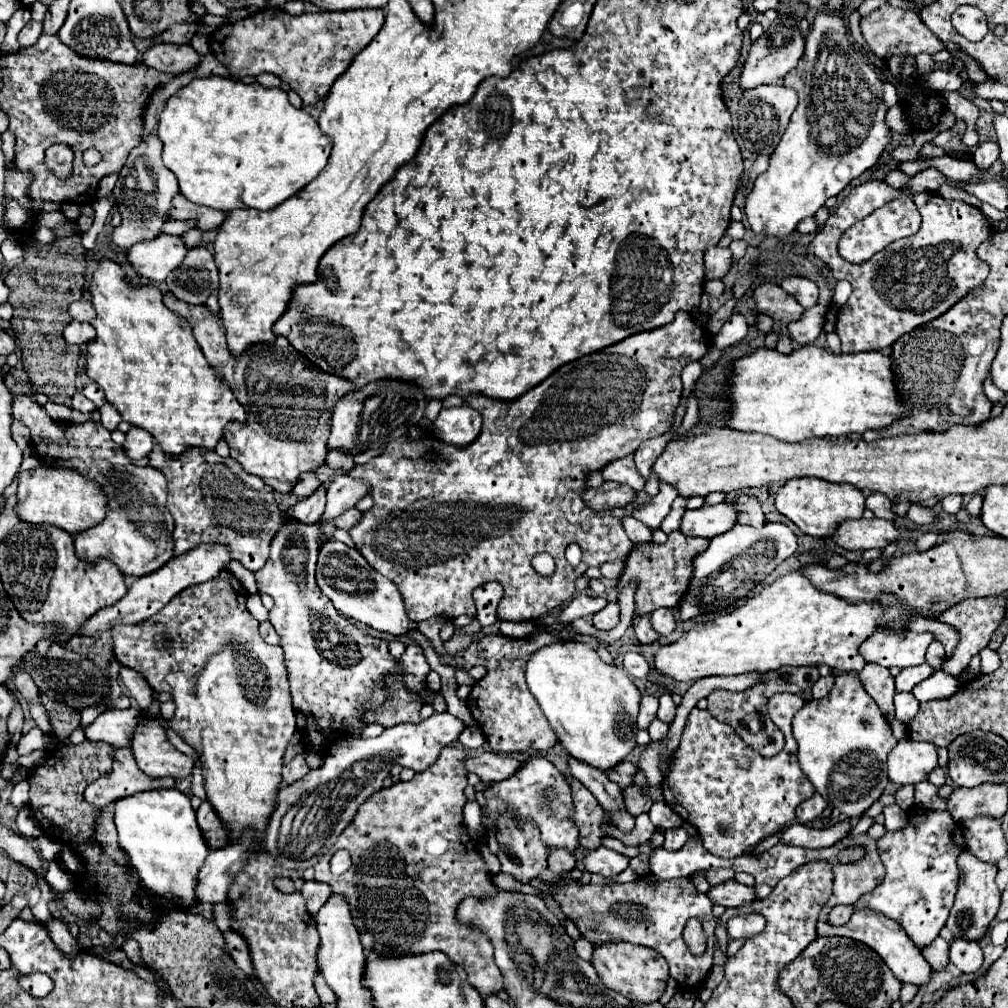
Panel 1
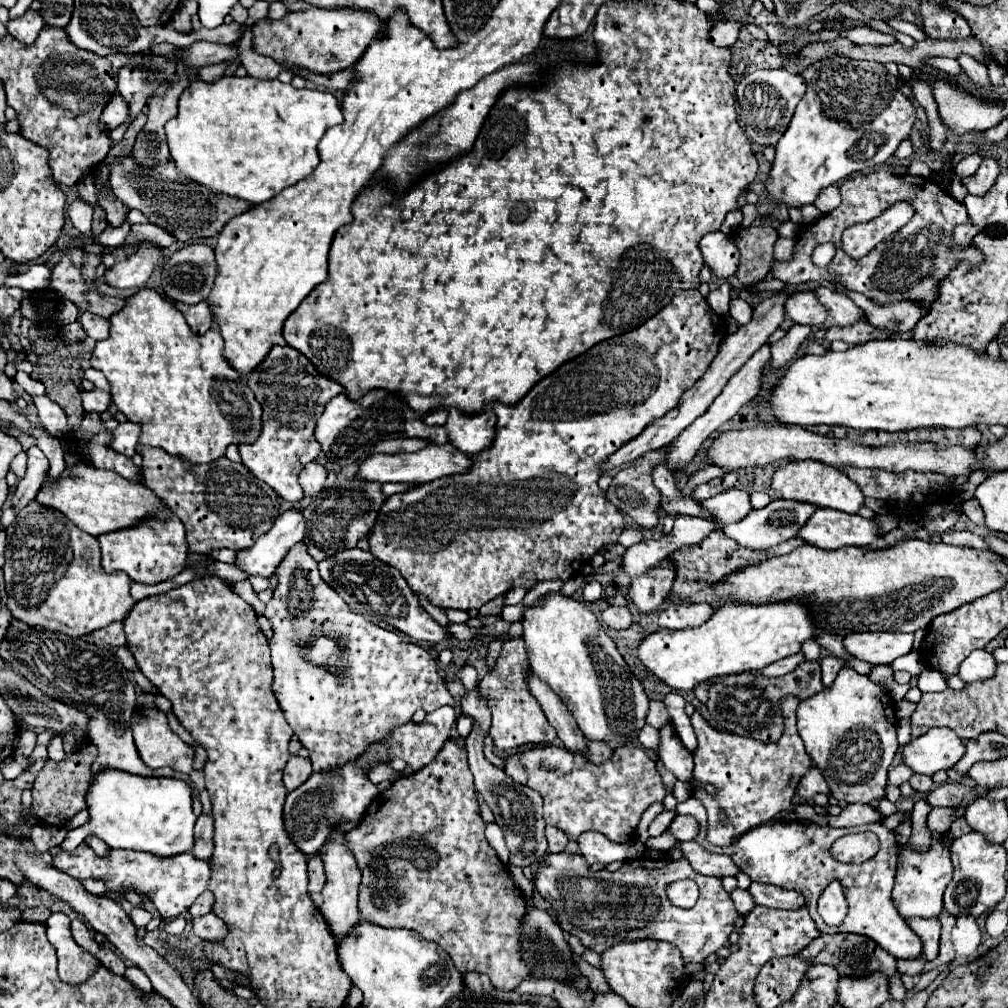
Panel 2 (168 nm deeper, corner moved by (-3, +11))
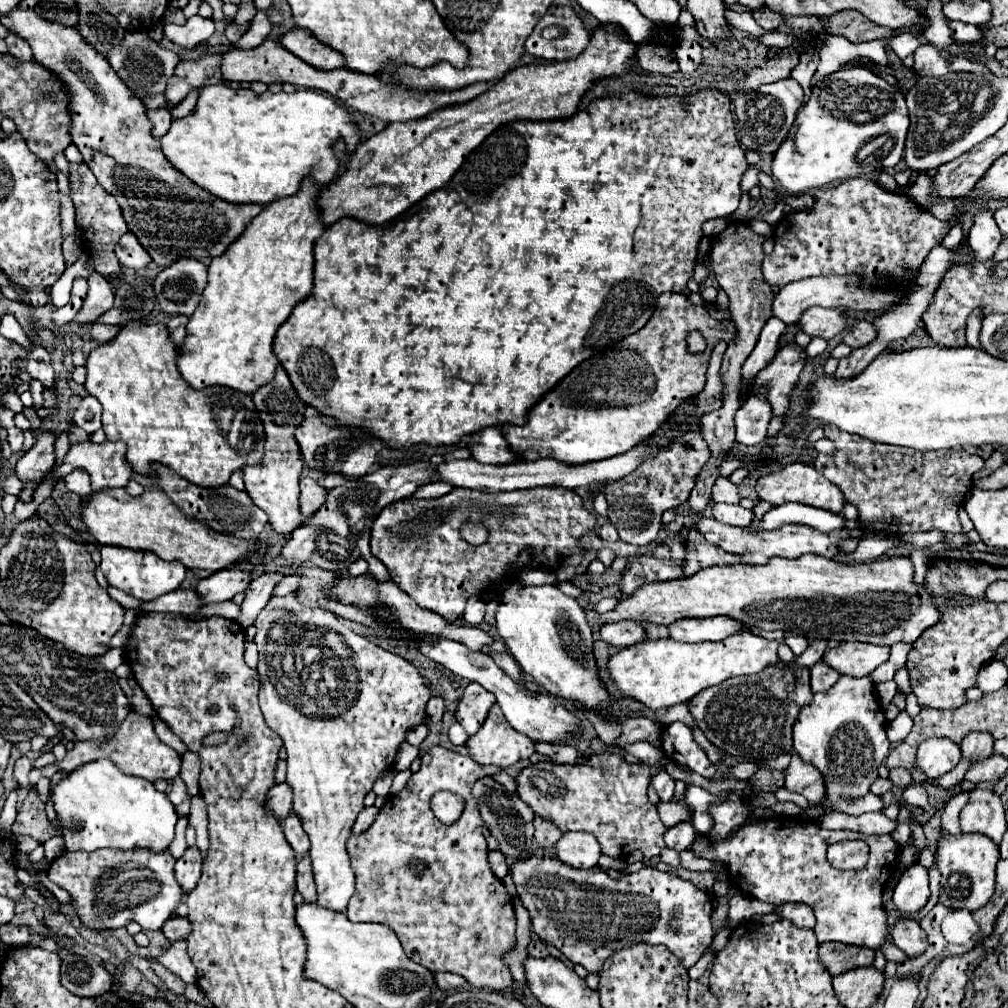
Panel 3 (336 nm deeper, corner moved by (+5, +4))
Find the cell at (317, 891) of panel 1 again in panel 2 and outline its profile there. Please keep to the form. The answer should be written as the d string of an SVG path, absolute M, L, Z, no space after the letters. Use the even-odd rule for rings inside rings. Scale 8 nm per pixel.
M311 856L309 862L309 892L321 892L325 886L325 868L323 868L323 860L319 856Z

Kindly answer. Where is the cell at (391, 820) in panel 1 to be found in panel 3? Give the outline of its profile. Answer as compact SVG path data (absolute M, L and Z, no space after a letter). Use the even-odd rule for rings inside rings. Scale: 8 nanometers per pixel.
M431 747L423 757L421 757L421 769L417 773L411 775L409 783L405 785L405 789L399 793L399 795L391 795L387 797L383 809L379 811L375 823L361 835L351 835L349 841L347 841L347 853L349 853L349 859L351 859L351 869L355 873L355 893L353 897L349 899L349 905L347 905L347 917L355 923L383 923L387 927L393 929L393 933L399 937L407 957L419 965L423 965L425 969L429 971L449 971L449 973L457 973L461 977L467 979L467 983L471 983L473 987L477 989L489 989L489 991L503 991L507 987L513 987L513 977L509 973L509 969L503 965L501 957L503 953L507 953L513 943L515 943L515 911L513 911L513 903L511 903L511 897L507 895L503 883L493 875L489 863L487 863L487 839L485 835L481 833L481 829L485 827L485 821L481 819L479 815L479 805L475 801L475 797L471 795L471 787L475 785L475 781L479 781L481 777L487 777L489 773L483 771L483 767L475 761L471 761L471 757L467 755L461 755L461 753L455 753L451 749L445 749L445 747ZM437 791L451 791L451 793L457 793L457 795L463 795L465 797L465 805L467 809L463 811L463 817L455 823L455 825L443 825L441 821L437 821L437 817L431 813L431 797L437 793Z

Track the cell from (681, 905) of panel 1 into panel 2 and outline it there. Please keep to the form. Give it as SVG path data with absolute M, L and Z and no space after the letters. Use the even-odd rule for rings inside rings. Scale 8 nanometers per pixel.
M547 854L535 874L535 886L541 896L551 902L561 928L579 936L583 946L593 948L599 954L619 940L655 938L679 948L685 964L705 962L709 954L715 954L727 944L729 934L735 928L735 920L739 918L739 912L721 880L695 874L687 858L635 858L627 860L619 870L607 872L591 870L581 854ZM685 878L695 880L701 892L691 910L673 906L665 894L665 886L669 882Z

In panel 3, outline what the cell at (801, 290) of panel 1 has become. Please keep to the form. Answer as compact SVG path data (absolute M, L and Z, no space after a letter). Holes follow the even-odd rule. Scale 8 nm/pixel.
M857 321L849 333L845 333L845 343L853 349L865 347L875 339L875 327L867 321Z

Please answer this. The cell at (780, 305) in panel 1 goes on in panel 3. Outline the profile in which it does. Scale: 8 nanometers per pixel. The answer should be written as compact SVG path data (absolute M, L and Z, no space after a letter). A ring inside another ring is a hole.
M811 307L803 313L799 325L811 337L823 337L829 341L847 327L847 319L845 319L845 313L841 309Z

